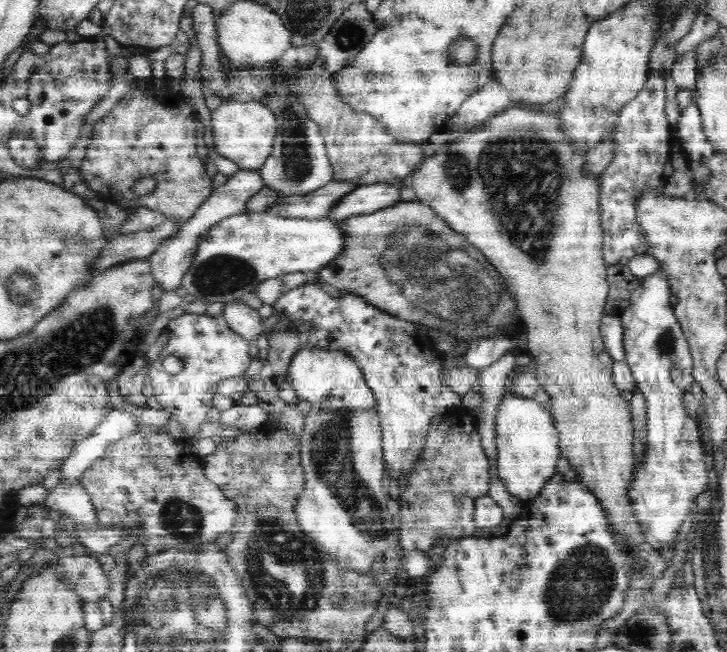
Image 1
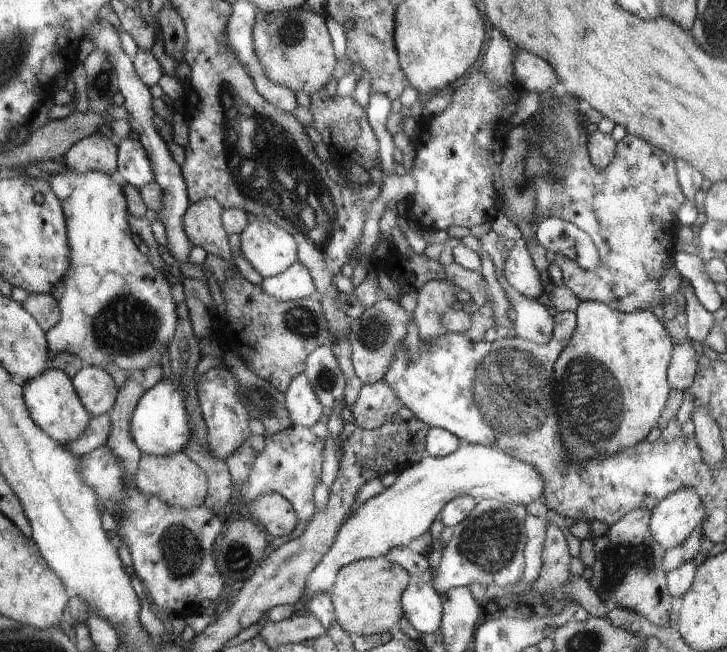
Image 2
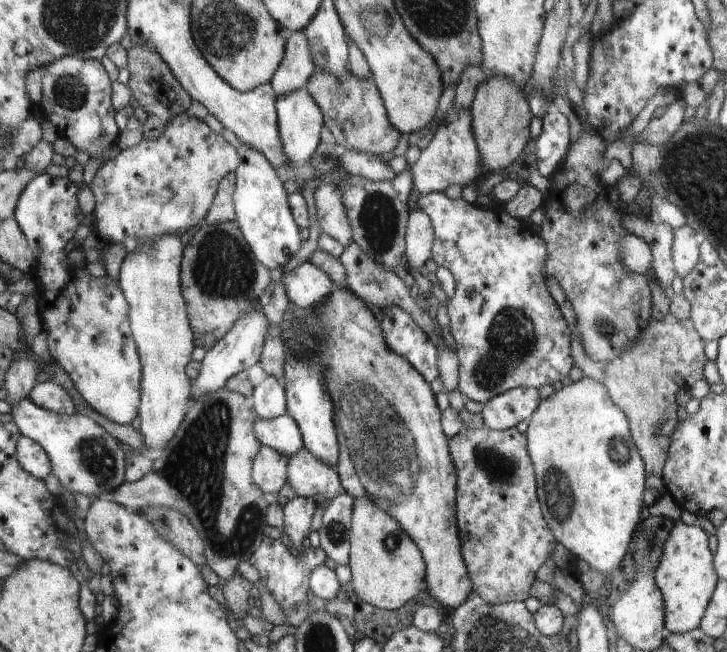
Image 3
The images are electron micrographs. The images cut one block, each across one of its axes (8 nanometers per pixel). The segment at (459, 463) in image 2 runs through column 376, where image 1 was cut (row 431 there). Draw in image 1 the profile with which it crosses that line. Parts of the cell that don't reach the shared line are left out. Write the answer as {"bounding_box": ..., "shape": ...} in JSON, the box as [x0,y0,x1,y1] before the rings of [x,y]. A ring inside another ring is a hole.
{"bounding_box":[496,394,561,498],"shape":[[[506,394],[496,414],[497,469],[507,491],[518,498],[539,496],[557,471],[561,450],[551,411],[538,402]]]}

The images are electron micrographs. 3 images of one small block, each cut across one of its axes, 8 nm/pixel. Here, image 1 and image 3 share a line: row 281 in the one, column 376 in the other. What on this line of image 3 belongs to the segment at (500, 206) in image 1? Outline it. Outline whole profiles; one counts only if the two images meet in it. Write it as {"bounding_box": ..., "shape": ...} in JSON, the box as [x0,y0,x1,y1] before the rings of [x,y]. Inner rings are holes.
{"bounding_box":[349,498,428,611],"shape":[[[366,498],[354,500],[349,563],[354,592],[360,600],[380,610],[392,611],[402,608],[408,600],[416,601],[416,596],[428,588],[427,559],[419,545],[400,528],[399,521],[379,505]]]}

